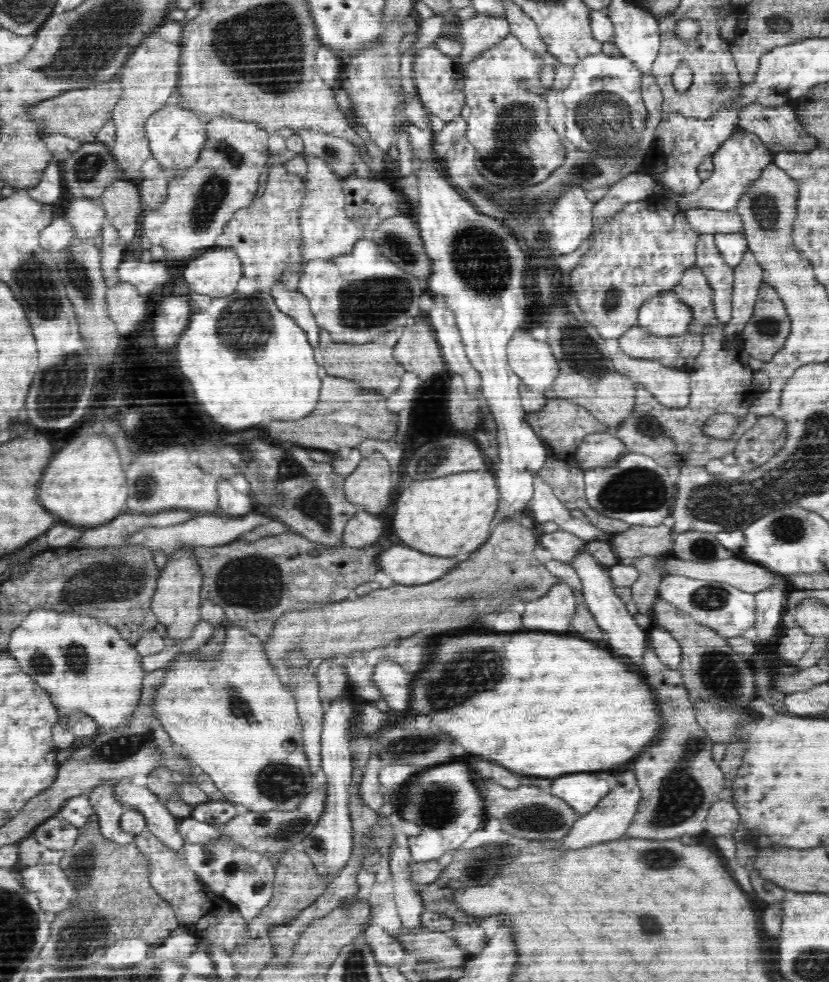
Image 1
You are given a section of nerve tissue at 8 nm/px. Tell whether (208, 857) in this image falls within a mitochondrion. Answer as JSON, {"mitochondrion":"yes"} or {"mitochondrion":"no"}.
{"mitochondrion":"yes"}

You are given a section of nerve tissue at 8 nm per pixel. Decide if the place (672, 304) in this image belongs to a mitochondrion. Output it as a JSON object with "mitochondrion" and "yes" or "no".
{"mitochondrion":"no"}

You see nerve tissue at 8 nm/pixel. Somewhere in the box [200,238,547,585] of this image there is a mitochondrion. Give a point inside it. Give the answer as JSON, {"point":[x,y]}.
{"point":[369,304]}

